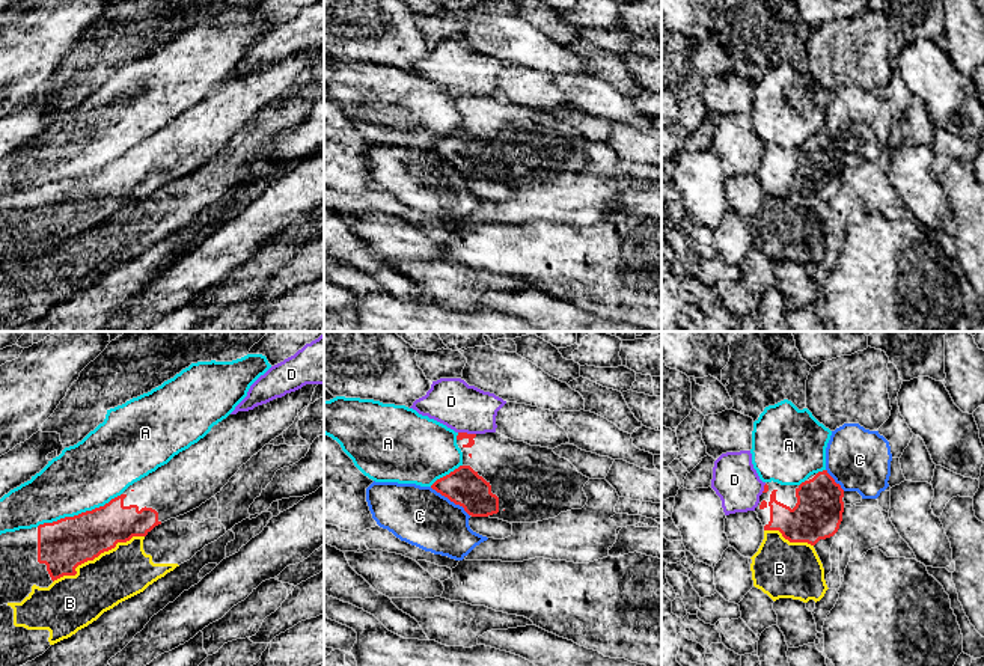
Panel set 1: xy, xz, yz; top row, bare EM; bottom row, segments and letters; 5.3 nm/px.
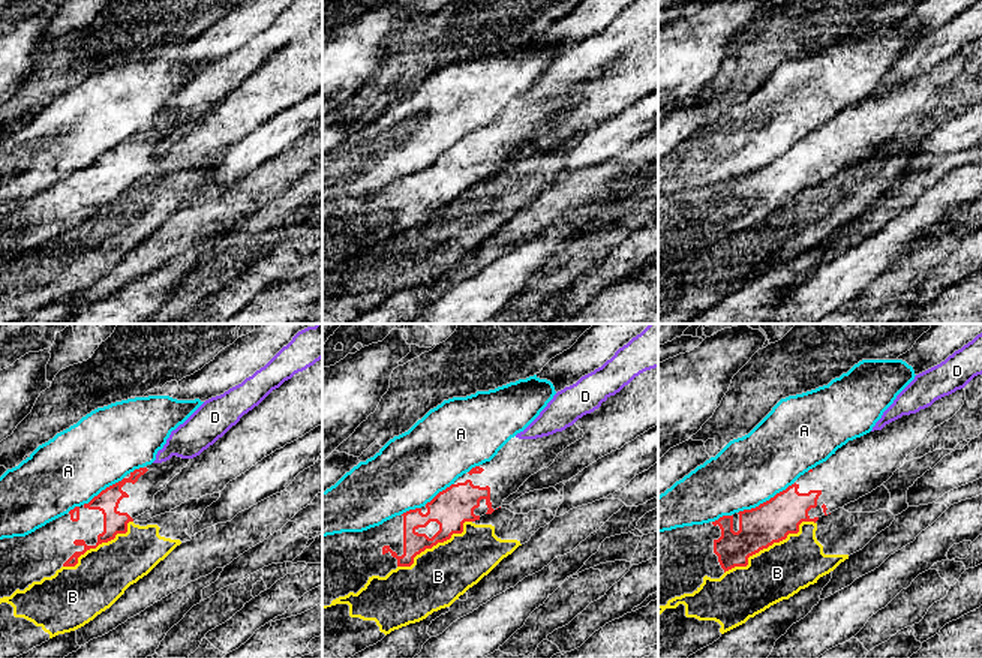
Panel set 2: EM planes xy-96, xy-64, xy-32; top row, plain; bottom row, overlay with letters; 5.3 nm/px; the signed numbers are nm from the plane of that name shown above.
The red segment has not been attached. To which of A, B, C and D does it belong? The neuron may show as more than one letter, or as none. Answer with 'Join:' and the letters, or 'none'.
Join: none

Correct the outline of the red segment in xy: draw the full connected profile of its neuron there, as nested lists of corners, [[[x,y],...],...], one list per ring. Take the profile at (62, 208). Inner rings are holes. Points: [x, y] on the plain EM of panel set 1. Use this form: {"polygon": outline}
{"polygon": [[[306,47],[253,72],[229,77],[197,105],[130,148],[104,169],[38,190],[2,196],[0,268],[21,265],[33,247],[48,250],[63,238],[75,238],[78,228],[115,211],[118,205],[146,199],[155,188],[199,170],[220,155],[243,127],[294,86],[298,75],[310,66],[316,48]]]}

